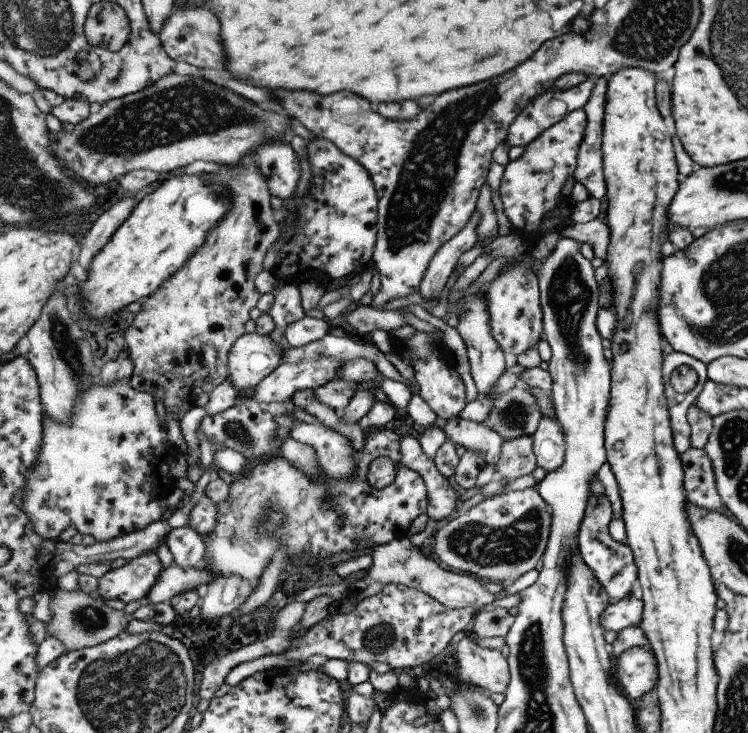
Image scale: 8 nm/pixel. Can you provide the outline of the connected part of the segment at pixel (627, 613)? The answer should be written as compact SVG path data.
M639 593L610 604L601 616L606 631L620 633L629 627L639 627L644 618L645 602Z

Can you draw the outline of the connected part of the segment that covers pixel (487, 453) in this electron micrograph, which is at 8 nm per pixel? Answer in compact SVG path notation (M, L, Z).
M457 417L447 421L444 430L449 441L463 446L469 452L481 454L487 464L497 466L505 440L498 432L482 423Z

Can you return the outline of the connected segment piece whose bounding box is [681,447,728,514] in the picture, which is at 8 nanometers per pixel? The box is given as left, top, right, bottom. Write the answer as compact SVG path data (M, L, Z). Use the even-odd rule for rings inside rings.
M691 447L681 455L681 460L689 502L705 510L728 514L718 491L717 476L709 454L704 449Z

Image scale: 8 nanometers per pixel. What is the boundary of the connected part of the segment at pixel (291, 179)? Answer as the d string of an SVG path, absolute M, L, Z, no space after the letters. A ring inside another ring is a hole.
M288 140L267 142L257 154L272 196L283 200L296 197L302 164Z

